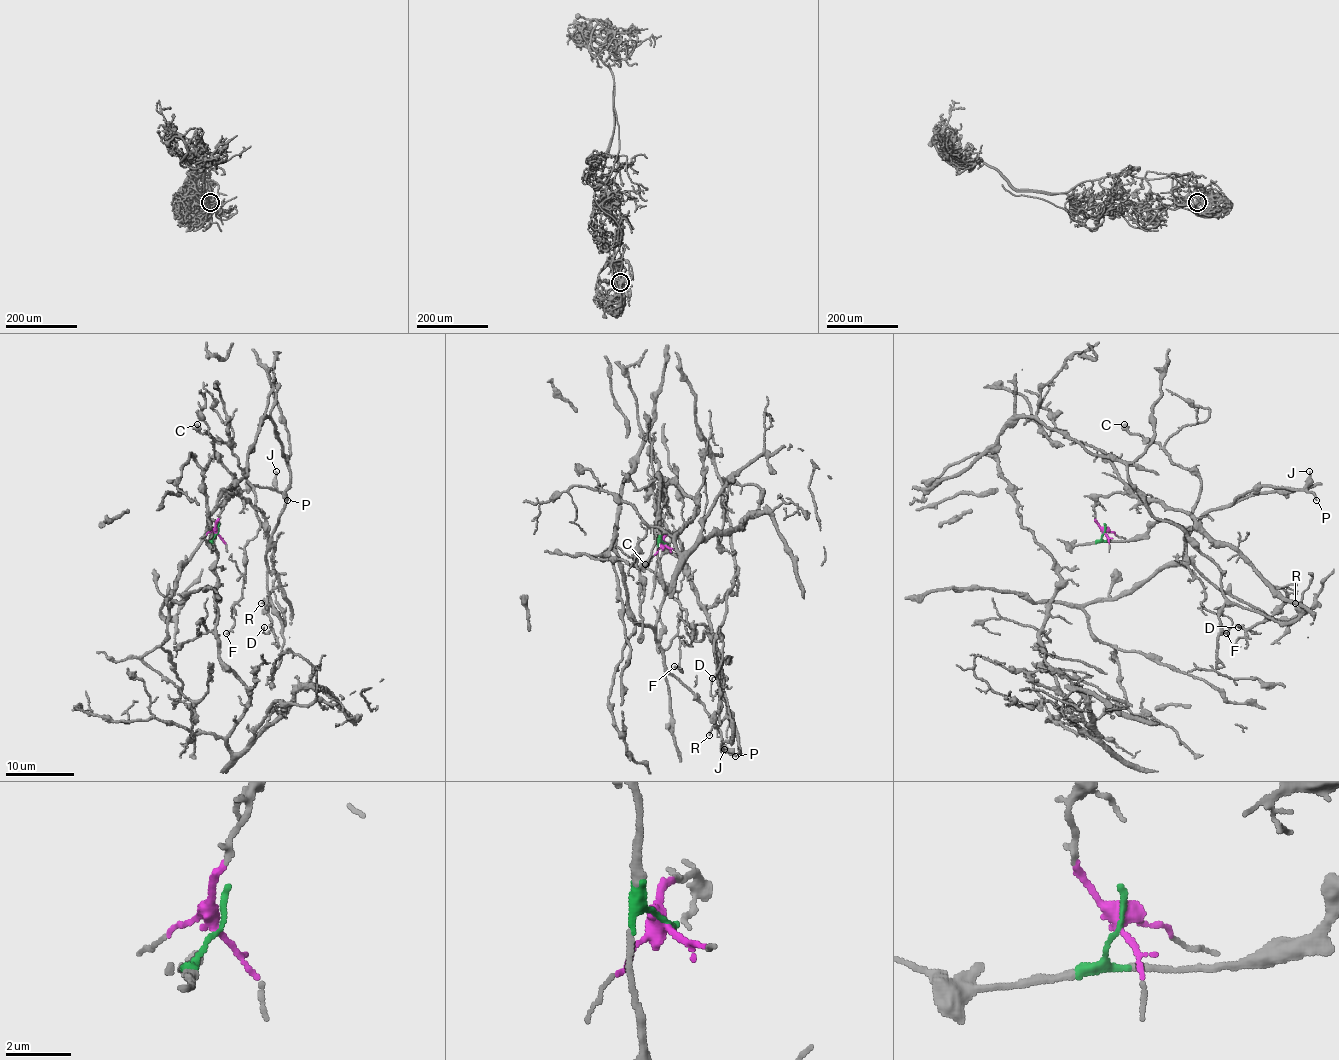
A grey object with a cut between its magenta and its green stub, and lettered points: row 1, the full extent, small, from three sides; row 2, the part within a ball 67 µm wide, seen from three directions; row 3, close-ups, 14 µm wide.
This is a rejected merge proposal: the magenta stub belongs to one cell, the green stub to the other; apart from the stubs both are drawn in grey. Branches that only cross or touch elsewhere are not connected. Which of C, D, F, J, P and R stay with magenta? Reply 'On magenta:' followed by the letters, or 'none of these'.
On magenta: C, D, F, R

